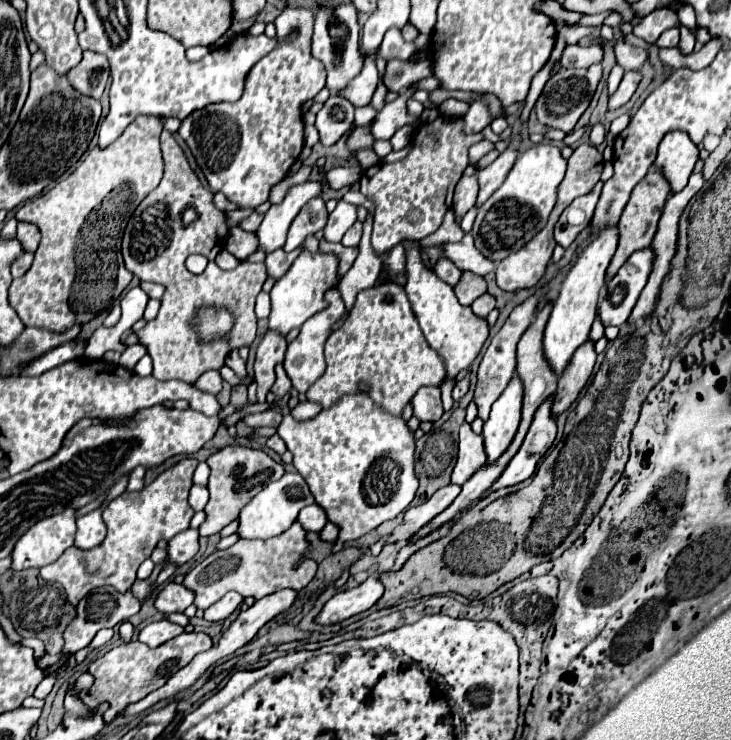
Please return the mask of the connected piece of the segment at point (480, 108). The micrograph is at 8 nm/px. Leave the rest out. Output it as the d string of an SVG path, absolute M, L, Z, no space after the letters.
M478 101L470 105L470 111L462 119L464 119L464 131L472 133L472 131L482 131L486 125L490 125L492 115L488 113L488 107Z

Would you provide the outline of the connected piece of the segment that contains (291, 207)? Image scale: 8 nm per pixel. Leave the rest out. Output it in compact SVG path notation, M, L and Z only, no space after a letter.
M304 181L304 183L290 187L286 197L282 199L282 203L270 205L268 213L264 215L262 225L256 231L256 235L260 239L260 249L266 249L266 253L270 253L270 251L282 247L286 241L288 229L290 229L294 217L298 215L298 211L302 209L302 205L308 199L320 195L322 189L324 189L322 181Z

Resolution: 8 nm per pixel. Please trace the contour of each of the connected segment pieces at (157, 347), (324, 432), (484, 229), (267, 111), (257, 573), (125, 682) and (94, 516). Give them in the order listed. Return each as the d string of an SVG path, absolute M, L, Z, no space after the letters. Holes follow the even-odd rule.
M162 131L160 143L166 165L164 177L160 185L144 197L144 201L130 217L122 241L122 255L130 273L140 277L142 281L154 281L166 287L156 319L148 321L144 329L136 332L140 343L148 347L148 353L154 361L152 375L160 381L180 379L186 383L194 383L202 373L210 369L220 369L224 365L228 349L250 347L256 337L258 323L254 301L262 291L268 275L264 263L243 262L234 270L225 271L212 261L210 271L204 271L200 275L194 275L186 269L188 255L200 253L204 257L210 257L212 249L220 247L220 241L226 239L228 231L222 233L224 213L214 207L214 193L202 187L172 133ZM208 305L228 309L234 315L234 325L226 339L202 341L200 333L192 325L196 313Z
M364 395L342 397L332 409L322 411L310 421L300 423L290 415L284 415L282 423L278 425L278 435L284 439L288 451L292 451L294 467L310 485L310 491L316 503L326 511L328 521L340 527L340 537L332 553L340 551L346 541L356 541L362 535L374 531L380 523L398 517L408 509L416 495L418 479L414 475L414 435L408 431L402 417L386 413Z
M538 143L520 153L502 187L478 209L478 217L472 227L476 247L494 261L500 261L524 247L546 225L556 203L556 187L564 179L564 173L566 159L562 157L560 149L550 143Z
M286 7L275 20L276 36L280 45L266 57L262 57L254 67L252 73L248 73L248 81L244 87L244 93L240 101L234 103L212 103L204 109L198 109L192 113L192 117L186 117L178 129L180 137L188 143L198 167L204 171L208 185L212 191L220 191L232 201L234 205L242 207L258 207L268 199L270 187L284 179L290 165L296 161L296 157L302 151L304 145L304 121L300 113L300 105L306 99L314 99L314 95L324 87L326 81L326 69L312 57L312 21L314 15L306 8ZM297 31L298 37L294 41L287 39L288 34Z
M296 521L288 531L270 539L240 539L232 547L214 551L192 571L188 571L184 585L196 591L194 605L198 609L208 609L212 603L222 599L228 591L238 591L244 597L262 599L278 589L304 589L316 575L318 563L306 557L310 541L306 539L306 529Z
M180 633L178 637L162 643L156 649L150 649L148 645L140 643L138 639L132 639L126 645L118 645L112 651L108 651L106 655L102 655L100 659L96 659L94 663L90 663L88 671L94 675L94 685L84 691L80 695L80 699L92 709L102 701L110 703L108 713L104 713L106 721L112 721L116 717L116 713L120 709L124 709L128 703L140 701L142 697L146 697L150 691L162 687L170 675L174 675L178 669L182 669L184 665L188 665L192 661L192 657L196 657L196 653L208 651L212 647L212 639L206 633Z
M90 511L88 515L80 517L76 521L78 531L76 531L76 547L80 549L92 549L100 545L106 537L106 525L102 521L102 511Z

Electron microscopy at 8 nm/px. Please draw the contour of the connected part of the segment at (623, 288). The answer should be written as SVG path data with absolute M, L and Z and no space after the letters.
M652 247L632 253L606 285L606 299L600 297L598 305L598 315L604 325L624 325L628 321L640 291L648 283L648 273L652 273Z

